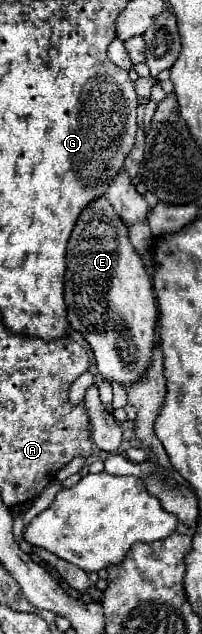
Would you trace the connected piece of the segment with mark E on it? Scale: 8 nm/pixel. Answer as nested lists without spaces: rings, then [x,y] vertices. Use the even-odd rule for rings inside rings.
[[[98,198],[82,210],[68,242],[66,262],[64,300],[70,326],[92,346],[96,368],[108,382],[134,386],[152,362],[158,306],[152,278],[128,240],[128,228],[106,198]]]

